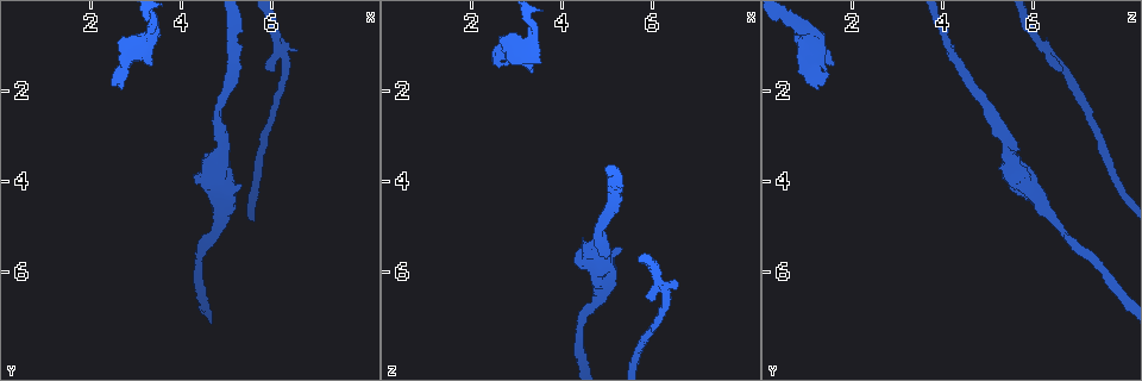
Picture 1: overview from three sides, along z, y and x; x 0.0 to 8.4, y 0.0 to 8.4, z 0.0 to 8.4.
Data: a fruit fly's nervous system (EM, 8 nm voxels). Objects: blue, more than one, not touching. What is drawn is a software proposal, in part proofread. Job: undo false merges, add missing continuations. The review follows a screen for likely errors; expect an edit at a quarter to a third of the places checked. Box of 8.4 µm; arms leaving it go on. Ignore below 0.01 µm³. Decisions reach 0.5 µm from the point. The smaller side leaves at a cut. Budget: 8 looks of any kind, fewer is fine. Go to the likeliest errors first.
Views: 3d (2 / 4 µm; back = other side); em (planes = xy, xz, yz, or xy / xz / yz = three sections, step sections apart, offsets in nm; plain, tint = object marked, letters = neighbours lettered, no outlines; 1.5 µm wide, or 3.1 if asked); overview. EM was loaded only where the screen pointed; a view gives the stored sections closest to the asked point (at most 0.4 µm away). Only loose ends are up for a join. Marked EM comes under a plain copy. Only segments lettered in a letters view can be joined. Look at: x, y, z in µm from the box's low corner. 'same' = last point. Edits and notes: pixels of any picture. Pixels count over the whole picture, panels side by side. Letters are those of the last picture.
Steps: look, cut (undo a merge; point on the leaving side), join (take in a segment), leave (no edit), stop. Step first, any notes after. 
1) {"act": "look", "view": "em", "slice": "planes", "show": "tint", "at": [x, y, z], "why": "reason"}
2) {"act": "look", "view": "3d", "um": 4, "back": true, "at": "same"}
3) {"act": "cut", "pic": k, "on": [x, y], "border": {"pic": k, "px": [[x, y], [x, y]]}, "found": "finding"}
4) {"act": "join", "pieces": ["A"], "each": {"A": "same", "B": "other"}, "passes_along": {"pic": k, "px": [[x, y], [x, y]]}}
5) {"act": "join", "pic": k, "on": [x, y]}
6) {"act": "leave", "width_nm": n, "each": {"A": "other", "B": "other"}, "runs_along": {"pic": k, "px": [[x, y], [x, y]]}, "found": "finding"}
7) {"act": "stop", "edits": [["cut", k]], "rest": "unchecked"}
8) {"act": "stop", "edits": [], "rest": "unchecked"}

{"act": "look", "view": "3d", "um": 4, "back": true, "at": [2.60, 1.95, 1.30], "why": "an open end"}

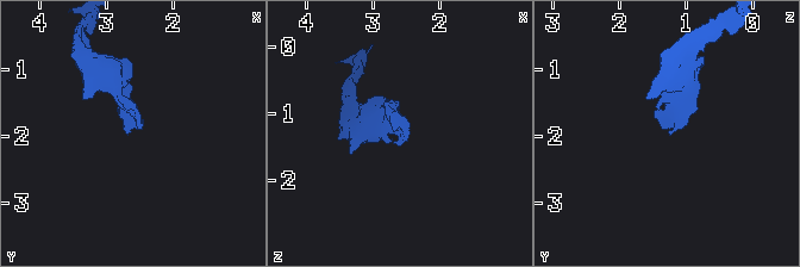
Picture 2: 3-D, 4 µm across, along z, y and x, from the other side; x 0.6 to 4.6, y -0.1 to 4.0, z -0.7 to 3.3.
{"act": "look", "view": "em", "slice": "yz", "step": 4, "show": "letters", "at": [2.65, 1.95, 1.30]}

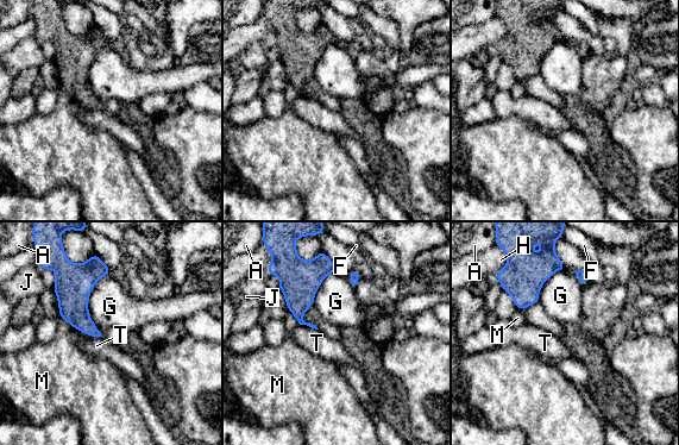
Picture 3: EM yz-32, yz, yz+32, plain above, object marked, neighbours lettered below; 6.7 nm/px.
{"act": "look", "view": "em", "slice": "planes", "show": "letters", "at": "same"}

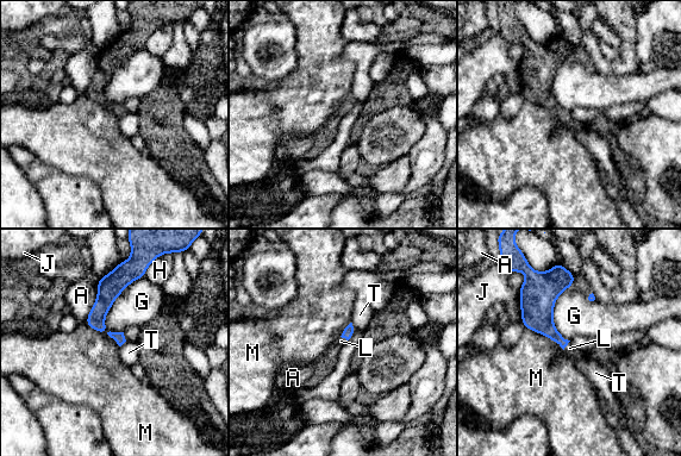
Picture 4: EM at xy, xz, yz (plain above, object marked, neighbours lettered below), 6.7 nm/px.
{"act": "join", "pieces": ["L"], "longest_contact_nm": ["G", 460], "each": {"A": "other", "G": "other", "H": "other", "J": "other", "L": "same", "M": "other", "T": "other"}, "found": "it goes on there"}

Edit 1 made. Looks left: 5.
{"act": "look", "view": "em", "slice": "xz", "step": 8, "show": "letters", "at": [4.90, 3.00, 5.45], "why": "calibre changes"}

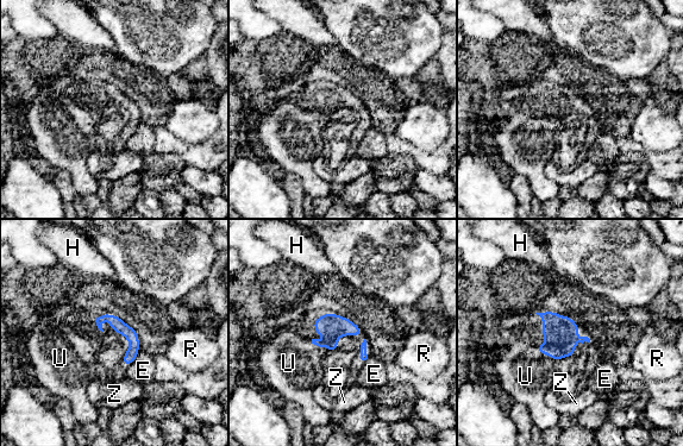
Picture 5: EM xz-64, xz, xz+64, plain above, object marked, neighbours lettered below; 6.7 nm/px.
{"act": "leave", "longest_contact_nm": ["U", 180], "each": {"E": "other", "H": "other", "R": "other", "U": "other", "Z": "other"}, "border": {"pic": 5, "px": [[141, 351], [129, 365]]}, "found": "one neuron here"}

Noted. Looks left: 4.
{"act": "stop", "edits": [["join", 4]], "rest": "unchecked"}

